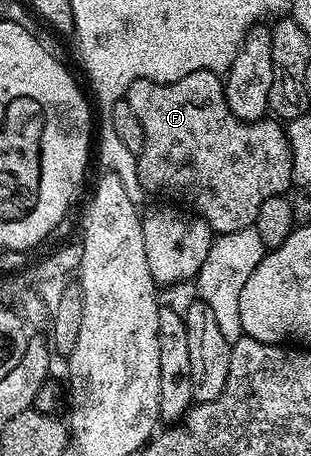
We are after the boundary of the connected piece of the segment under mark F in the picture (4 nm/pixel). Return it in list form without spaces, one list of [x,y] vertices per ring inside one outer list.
[[[194,71],[165,85],[138,79],[128,88],[126,100],[130,111],[134,111],[142,123],[144,151],[136,159],[141,189],[145,194],[169,197],[172,200],[169,202],[190,207],[191,212],[209,225],[213,234],[253,228],[258,219],[258,207],[262,207],[266,199],[283,197],[293,188],[292,152],[285,126],[276,119],[238,119],[228,109],[224,81],[217,74]]]

